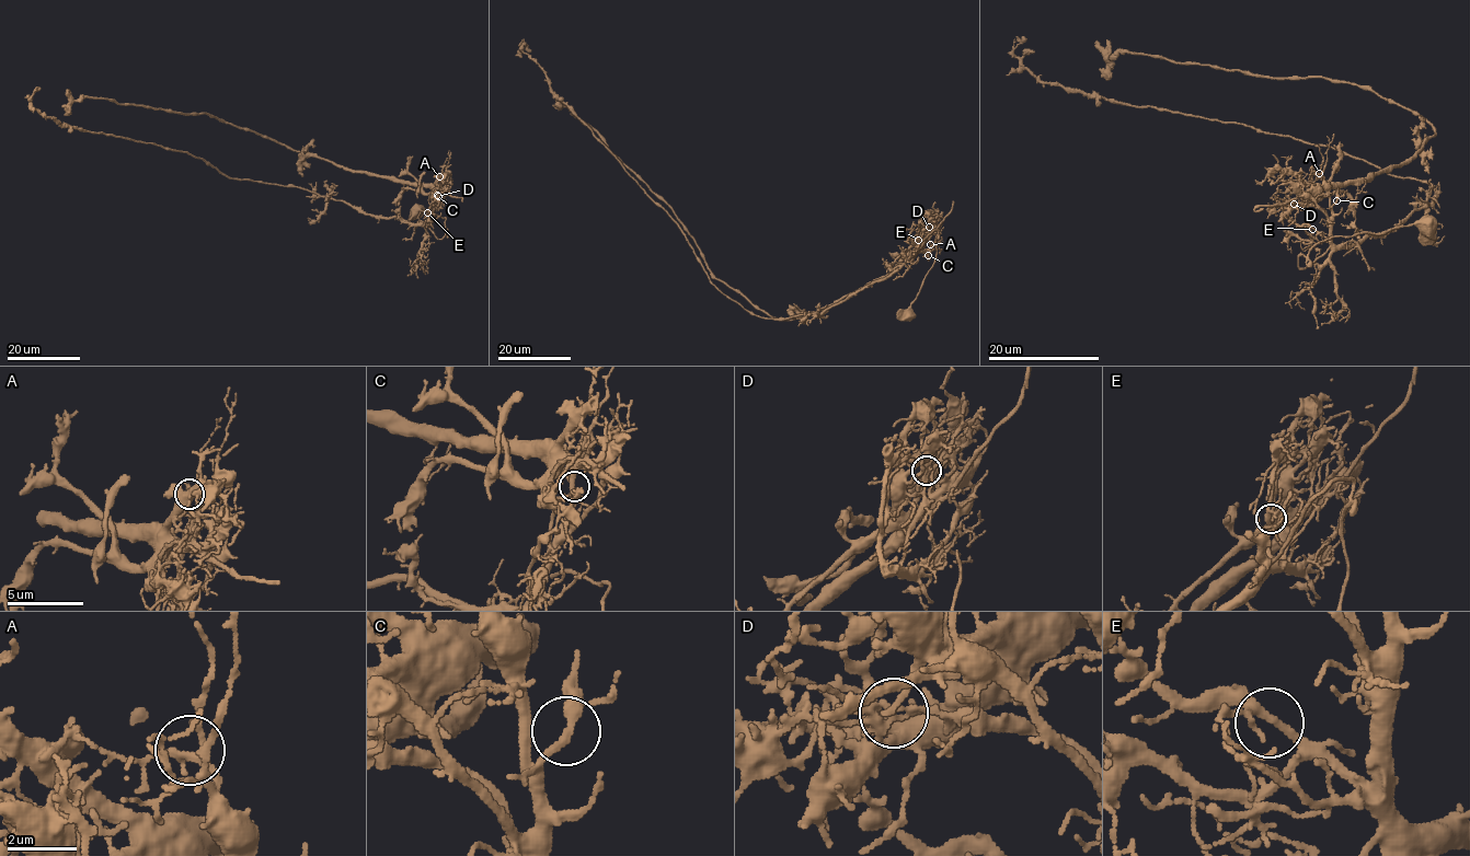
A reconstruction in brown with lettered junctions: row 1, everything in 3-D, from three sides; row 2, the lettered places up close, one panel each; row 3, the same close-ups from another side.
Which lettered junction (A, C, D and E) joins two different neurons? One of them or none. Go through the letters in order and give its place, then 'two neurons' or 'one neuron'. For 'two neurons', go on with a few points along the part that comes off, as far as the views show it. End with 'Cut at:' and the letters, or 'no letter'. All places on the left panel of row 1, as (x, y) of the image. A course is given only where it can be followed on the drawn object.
A: at (439, 176); one neuron
C: at (437, 195); one neuron
D: at (438, 196); two neurons; foreign part runs (437, 196), (433, 197), (431, 187), (351, 172), (209, 114), (80, 96), (64, 115)
E: at (427, 212); one neuron
Cut at: D

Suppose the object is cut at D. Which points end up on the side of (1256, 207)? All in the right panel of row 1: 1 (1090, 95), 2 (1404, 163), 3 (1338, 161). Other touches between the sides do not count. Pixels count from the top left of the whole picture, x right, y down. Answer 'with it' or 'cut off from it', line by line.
1: cut off from it
2: with it
3: with it

